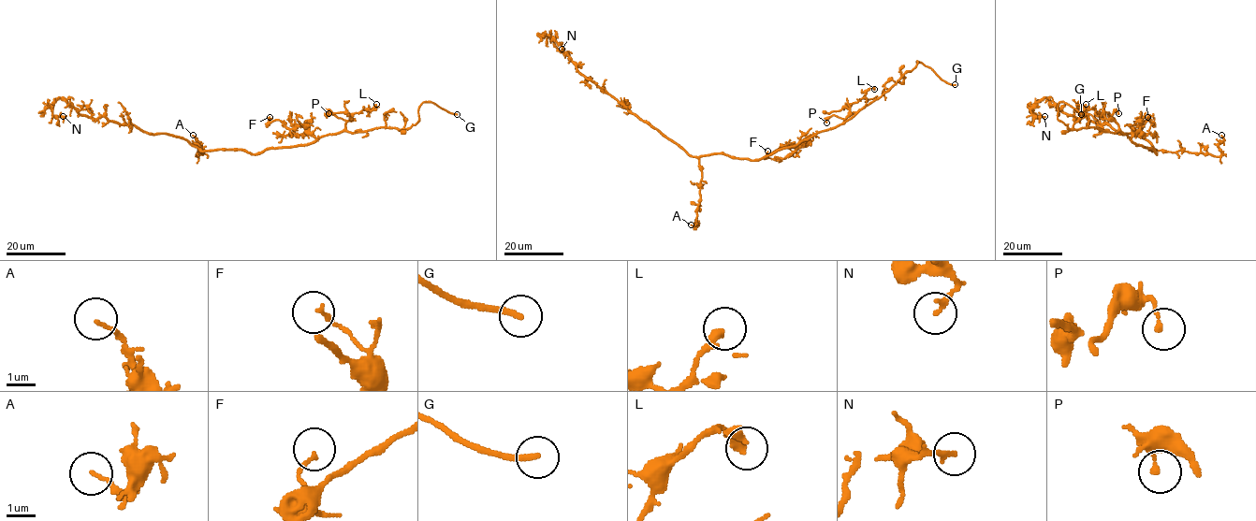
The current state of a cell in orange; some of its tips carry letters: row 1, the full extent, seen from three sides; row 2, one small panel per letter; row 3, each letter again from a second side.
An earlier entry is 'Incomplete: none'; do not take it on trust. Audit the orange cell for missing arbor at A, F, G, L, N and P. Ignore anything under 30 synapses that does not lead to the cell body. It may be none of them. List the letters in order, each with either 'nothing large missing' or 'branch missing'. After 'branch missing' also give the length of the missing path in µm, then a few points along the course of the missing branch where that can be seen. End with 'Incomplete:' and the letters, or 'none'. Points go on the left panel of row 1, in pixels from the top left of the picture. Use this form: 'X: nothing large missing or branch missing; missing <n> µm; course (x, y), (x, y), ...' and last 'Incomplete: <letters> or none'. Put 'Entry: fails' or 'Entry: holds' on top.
Entry: fails
A: nothing large missing
F: nothing large missing
G: branch missing; missing 3 µm
L: nothing large missing
N: nothing large missing
P: nothing large missing
Incomplete: G

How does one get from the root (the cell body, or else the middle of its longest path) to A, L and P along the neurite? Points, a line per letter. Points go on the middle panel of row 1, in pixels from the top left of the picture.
A: (740, 158), (723, 154), (699, 157), (702, 179), (697, 223), (694, 227), (691, 224)
L: (740, 158), (757, 160), (835, 128), (843, 123), (854, 103), (871, 87), (874, 89)
P: (740, 158), (757, 160), (795, 147), (818, 133), (835, 128), (844, 119), (832, 115), (826, 123)

